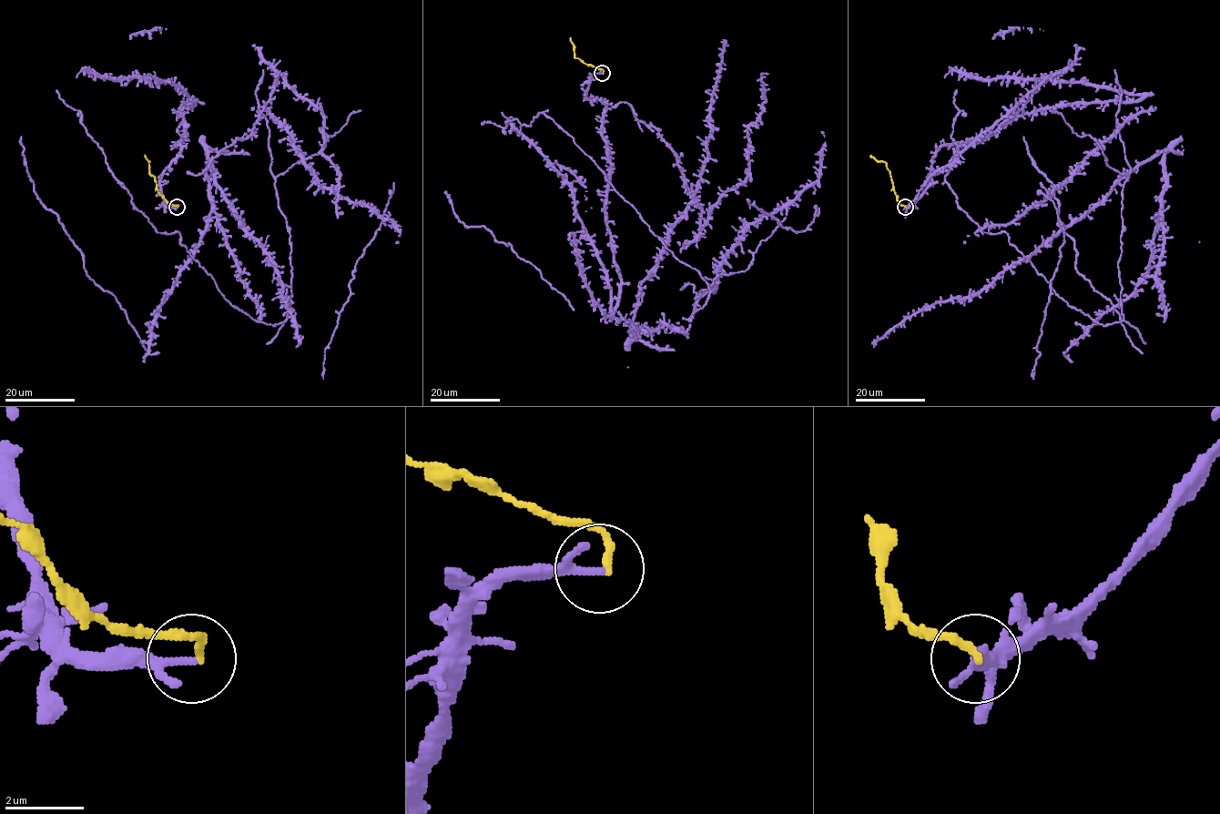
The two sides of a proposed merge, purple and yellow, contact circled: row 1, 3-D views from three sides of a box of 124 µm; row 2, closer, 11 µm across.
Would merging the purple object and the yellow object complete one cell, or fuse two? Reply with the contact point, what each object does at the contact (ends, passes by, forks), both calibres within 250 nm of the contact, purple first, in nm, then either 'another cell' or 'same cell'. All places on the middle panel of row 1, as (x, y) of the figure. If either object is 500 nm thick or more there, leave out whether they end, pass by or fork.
(602, 73) | purple passes by | yellow ends | 150/200 nm | another cell

